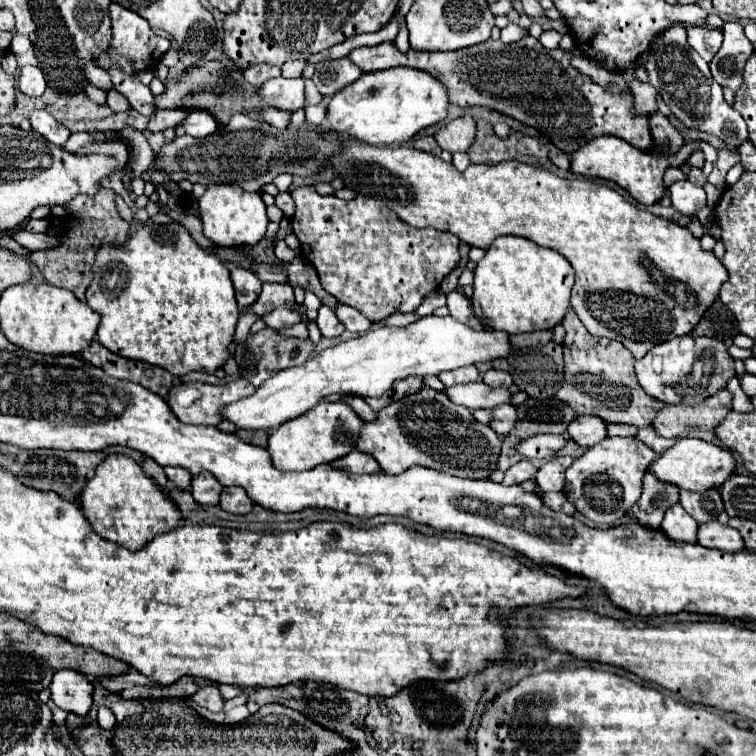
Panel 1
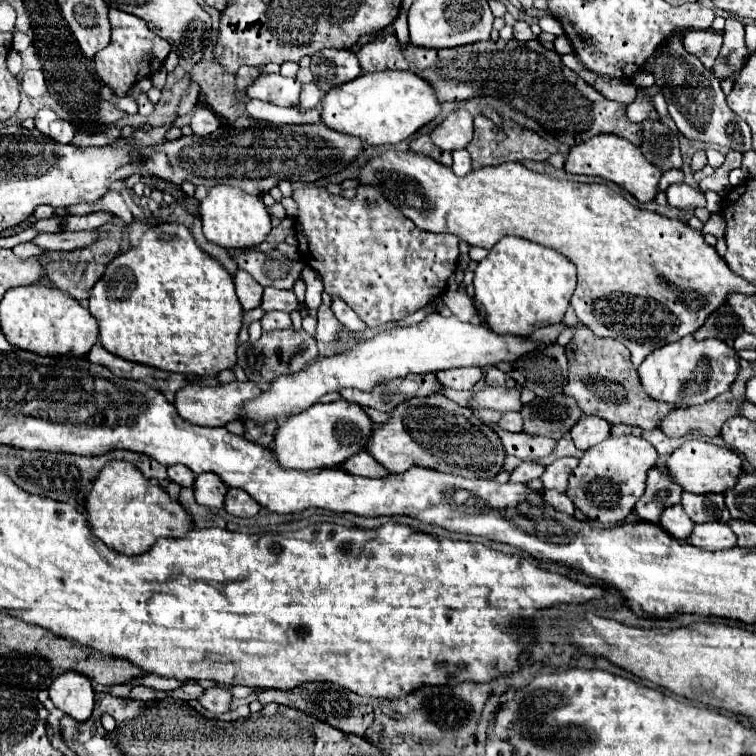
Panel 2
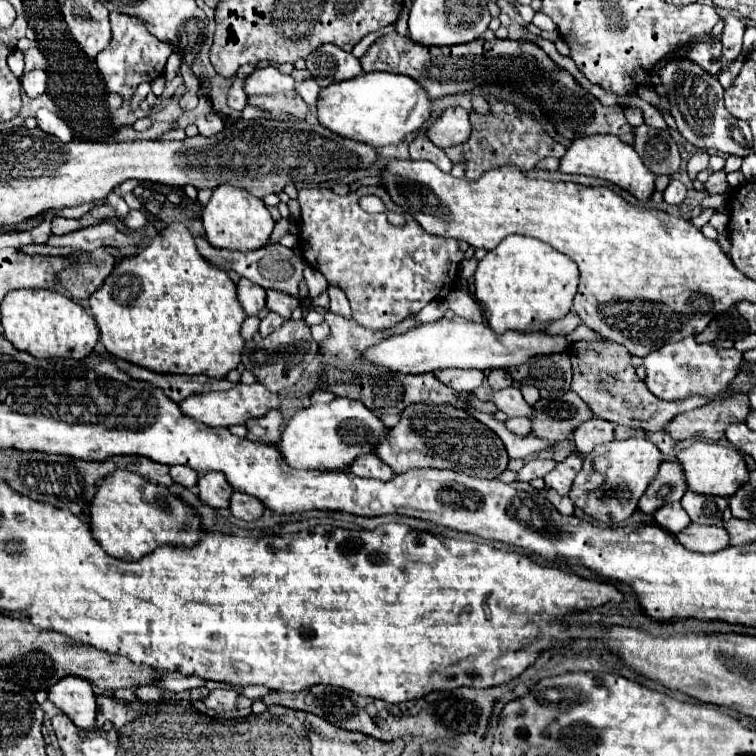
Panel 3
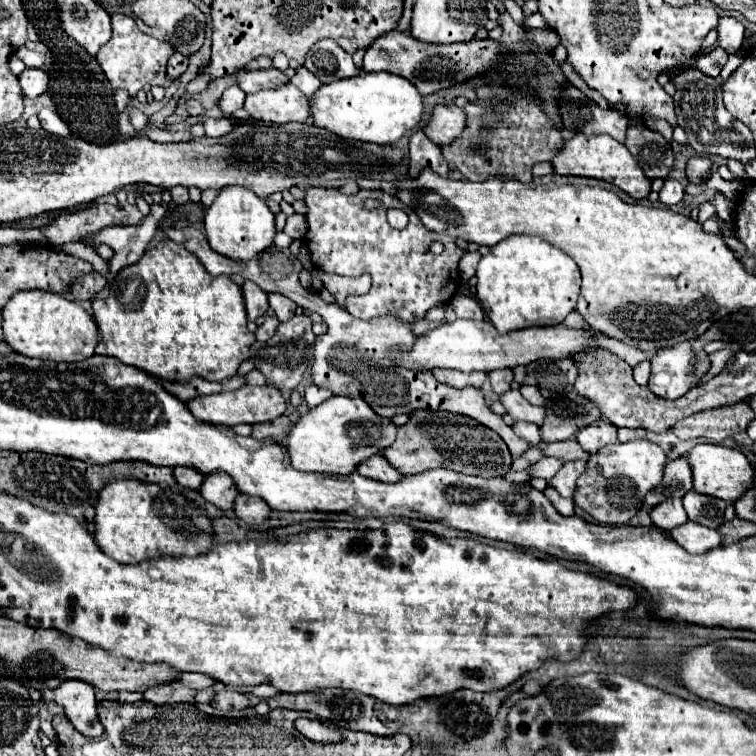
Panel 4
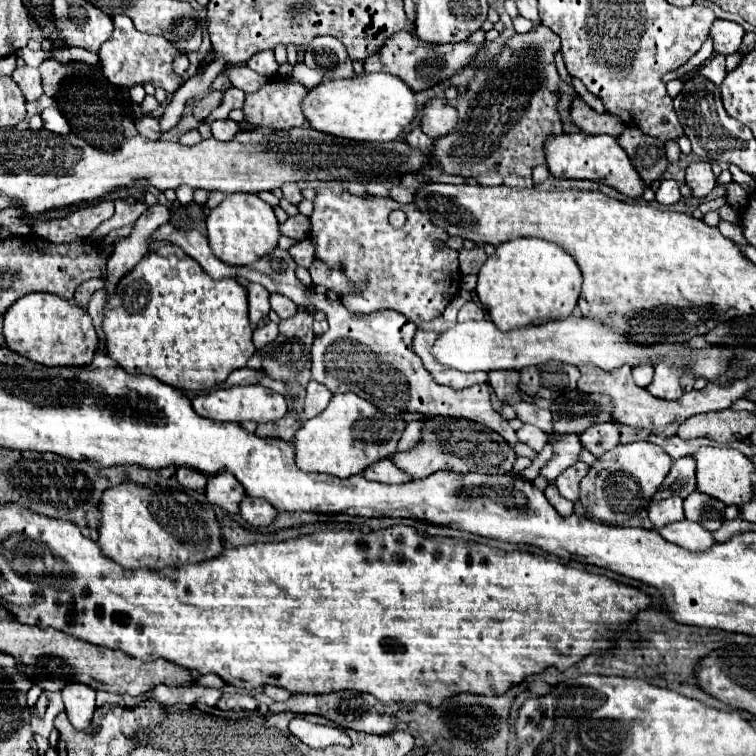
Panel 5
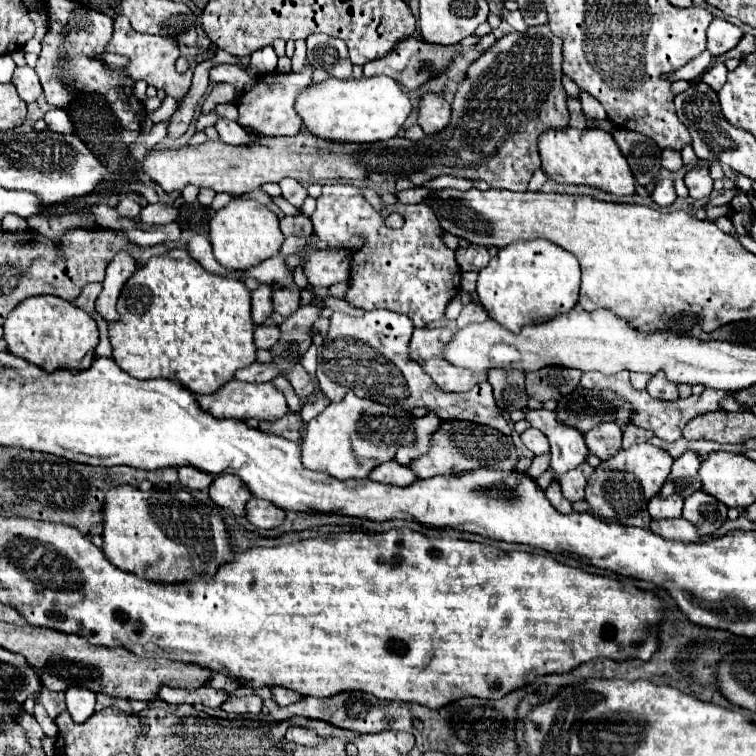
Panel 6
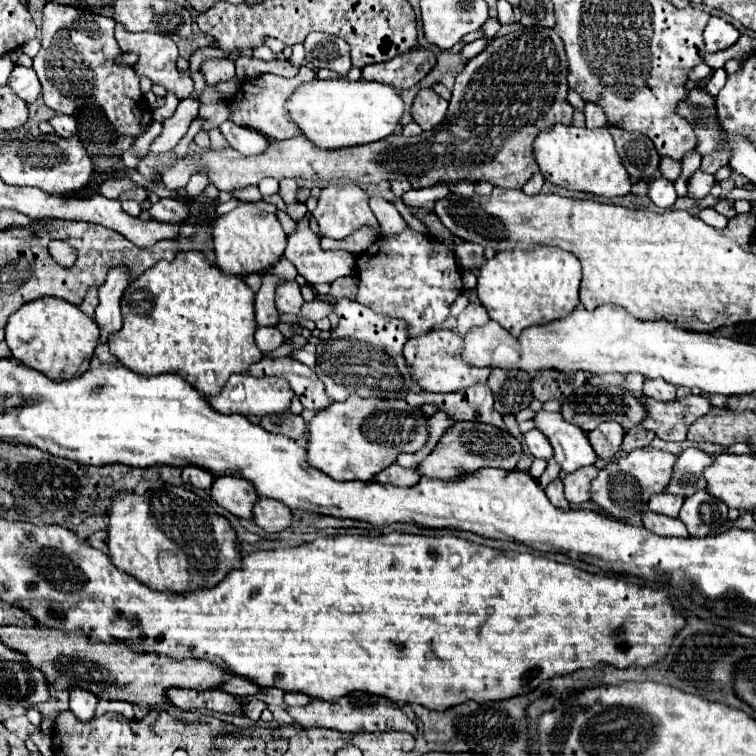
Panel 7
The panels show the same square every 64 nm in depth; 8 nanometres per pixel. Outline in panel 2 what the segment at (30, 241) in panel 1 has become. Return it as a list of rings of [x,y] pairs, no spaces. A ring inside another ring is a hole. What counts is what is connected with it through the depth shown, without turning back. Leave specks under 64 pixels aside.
[[[80,230],[80,232],[58,232],[58,234],[40,234],[32,242],[44,250],[76,250],[92,246],[98,240],[98,232]]]

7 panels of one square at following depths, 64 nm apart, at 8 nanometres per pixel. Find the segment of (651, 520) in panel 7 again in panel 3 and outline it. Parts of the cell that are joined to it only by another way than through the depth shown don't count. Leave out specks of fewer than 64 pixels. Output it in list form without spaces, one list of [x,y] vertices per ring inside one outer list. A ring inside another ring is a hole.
[[[690,524],[684,532],[676,534],[678,542],[692,550],[692,552],[716,552],[720,548],[728,546],[728,532],[718,526],[702,526],[702,524]]]

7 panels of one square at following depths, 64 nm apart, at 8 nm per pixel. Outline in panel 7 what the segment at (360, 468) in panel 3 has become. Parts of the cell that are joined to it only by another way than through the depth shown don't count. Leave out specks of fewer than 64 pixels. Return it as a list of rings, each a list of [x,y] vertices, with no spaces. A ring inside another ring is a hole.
[[[392,464],[386,470],[382,470],[376,476],[376,480],[380,484],[392,484],[392,486],[416,486],[420,480],[420,474],[418,470],[408,470],[408,468],[402,468],[400,464]]]

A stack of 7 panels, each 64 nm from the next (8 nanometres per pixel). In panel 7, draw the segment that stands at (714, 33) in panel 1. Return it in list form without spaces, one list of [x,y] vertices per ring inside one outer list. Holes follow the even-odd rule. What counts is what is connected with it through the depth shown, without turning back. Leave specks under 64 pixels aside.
[[[718,68],[718,70],[714,70],[714,74],[708,78],[708,82],[706,82],[706,92],[708,92],[712,98],[716,98],[718,92],[724,88],[724,84],[726,84],[726,72],[724,72],[724,68]]]

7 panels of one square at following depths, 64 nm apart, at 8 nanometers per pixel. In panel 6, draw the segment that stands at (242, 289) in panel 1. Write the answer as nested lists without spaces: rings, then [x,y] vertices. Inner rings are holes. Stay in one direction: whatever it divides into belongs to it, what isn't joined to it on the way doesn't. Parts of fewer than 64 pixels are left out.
[[[260,284],[258,290],[252,292],[252,320],[254,324],[264,324],[272,314],[272,286]]]

